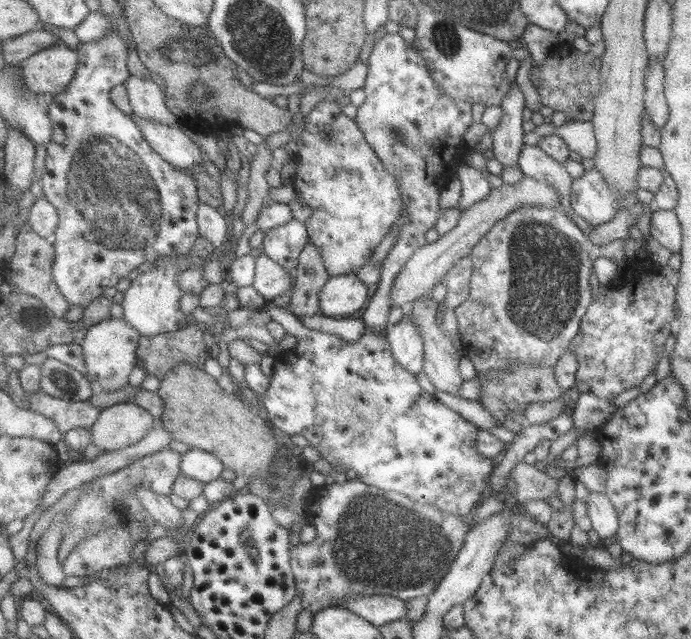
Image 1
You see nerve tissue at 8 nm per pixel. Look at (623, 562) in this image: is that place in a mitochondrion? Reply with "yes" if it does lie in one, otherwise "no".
no

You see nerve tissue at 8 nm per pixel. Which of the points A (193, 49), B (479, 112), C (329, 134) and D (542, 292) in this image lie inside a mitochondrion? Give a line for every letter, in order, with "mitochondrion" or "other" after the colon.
A: mitochondrion
B: other
C: mitochondrion
D: mitochondrion

